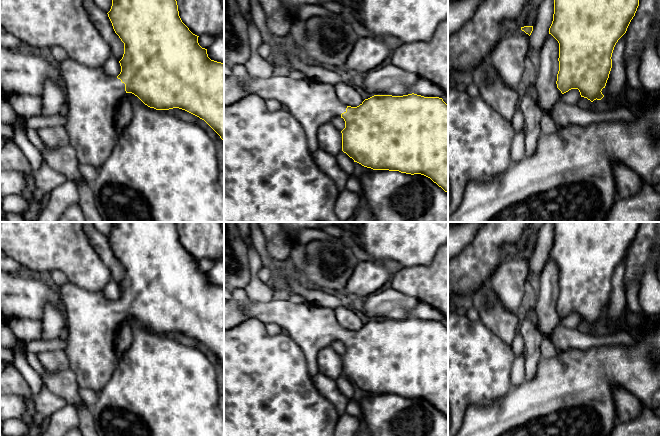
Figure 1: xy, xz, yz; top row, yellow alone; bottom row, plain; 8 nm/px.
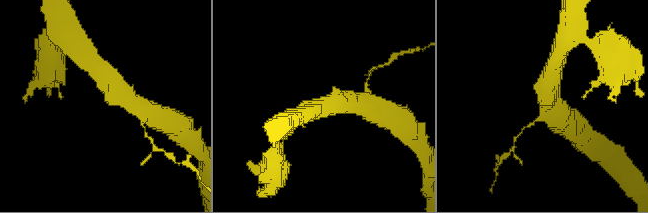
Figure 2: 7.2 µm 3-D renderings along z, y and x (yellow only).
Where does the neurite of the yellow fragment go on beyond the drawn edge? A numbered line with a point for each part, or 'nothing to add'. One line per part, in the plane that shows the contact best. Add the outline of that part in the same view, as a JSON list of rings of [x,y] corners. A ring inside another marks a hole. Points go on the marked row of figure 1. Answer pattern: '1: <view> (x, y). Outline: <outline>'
1: xy (92, 96). Outline: [[[67,58],[59,64],[62,77],[62,88],[66,98],[66,123],[63,125],[68,136],[69,144],[76,151],[79,164],[89,164],[99,169],[107,158],[111,155],[116,141],[112,140],[112,128],[116,108],[126,95],[125,84],[117,76],[108,76],[103,67],[87,67],[71,58]]]

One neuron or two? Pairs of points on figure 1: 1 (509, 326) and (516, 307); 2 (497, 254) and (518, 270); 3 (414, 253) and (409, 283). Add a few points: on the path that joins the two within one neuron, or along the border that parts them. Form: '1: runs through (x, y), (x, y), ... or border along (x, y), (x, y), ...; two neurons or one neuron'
1: border along (497, 296), (507, 309), (520, 314); two neurons
2: border along (508, 257), (490, 276); two neurons
3: border along (434, 257), (428, 264), (405, 266), (402, 268); two neurons

